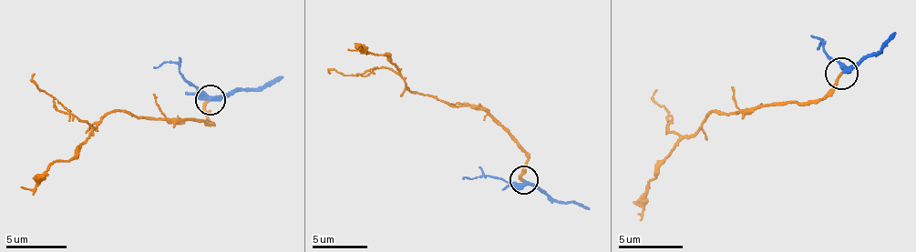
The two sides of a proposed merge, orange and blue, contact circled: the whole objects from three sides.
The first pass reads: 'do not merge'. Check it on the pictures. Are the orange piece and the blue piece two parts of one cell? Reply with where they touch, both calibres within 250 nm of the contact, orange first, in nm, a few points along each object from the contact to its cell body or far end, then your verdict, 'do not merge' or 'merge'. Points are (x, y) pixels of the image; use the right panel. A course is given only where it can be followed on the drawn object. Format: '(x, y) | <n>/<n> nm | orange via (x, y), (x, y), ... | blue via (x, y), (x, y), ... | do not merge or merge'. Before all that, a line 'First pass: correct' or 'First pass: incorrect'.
First pass: incorrect
(841, 73) | 240/400 nm | orange via (840, 73), (835, 83), (814, 101), (706, 114), (704, 125), (676, 145), (651, 177), (642, 213), (638, 215) | blue via (843, 73), (884, 49), (896, 31) | merge

